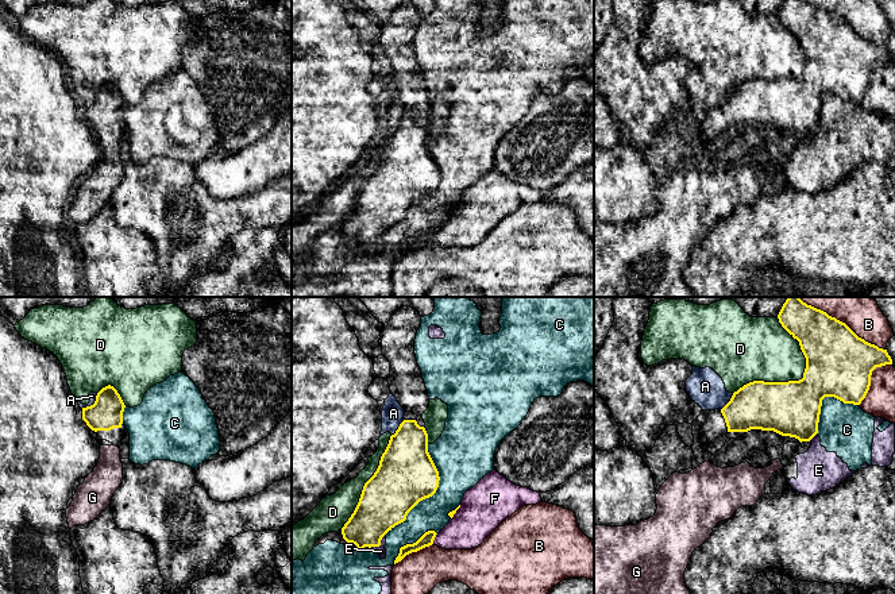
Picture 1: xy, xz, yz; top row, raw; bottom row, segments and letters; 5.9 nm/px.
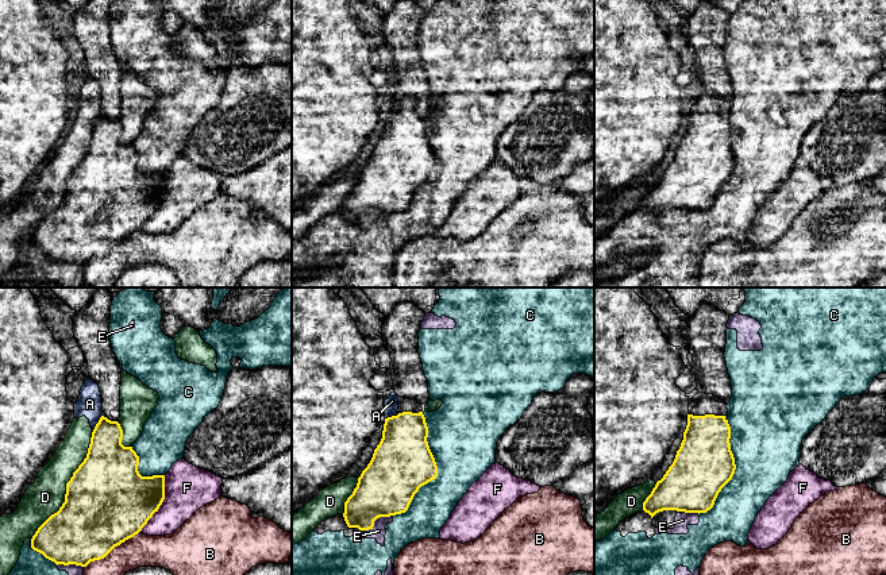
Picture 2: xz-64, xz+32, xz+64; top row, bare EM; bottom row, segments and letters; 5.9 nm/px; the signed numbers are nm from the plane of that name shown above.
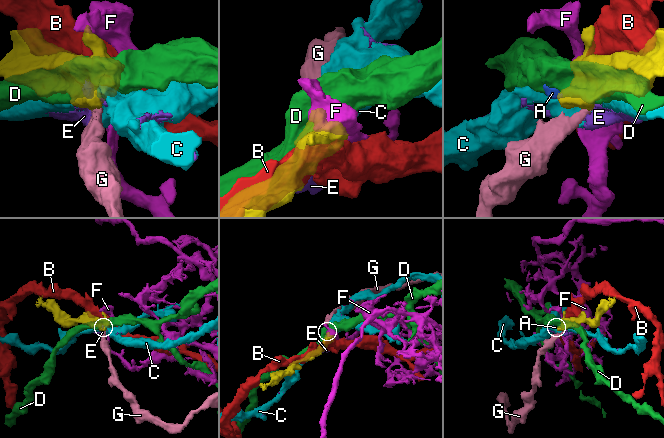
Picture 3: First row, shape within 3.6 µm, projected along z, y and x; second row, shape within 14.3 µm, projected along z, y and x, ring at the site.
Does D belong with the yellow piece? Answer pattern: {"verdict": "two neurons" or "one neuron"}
{"verdict": "two neurons"}

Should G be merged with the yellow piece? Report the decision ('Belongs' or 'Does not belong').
Belongs

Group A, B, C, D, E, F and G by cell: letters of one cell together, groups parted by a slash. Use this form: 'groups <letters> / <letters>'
groups A D / B / C E / F / G

